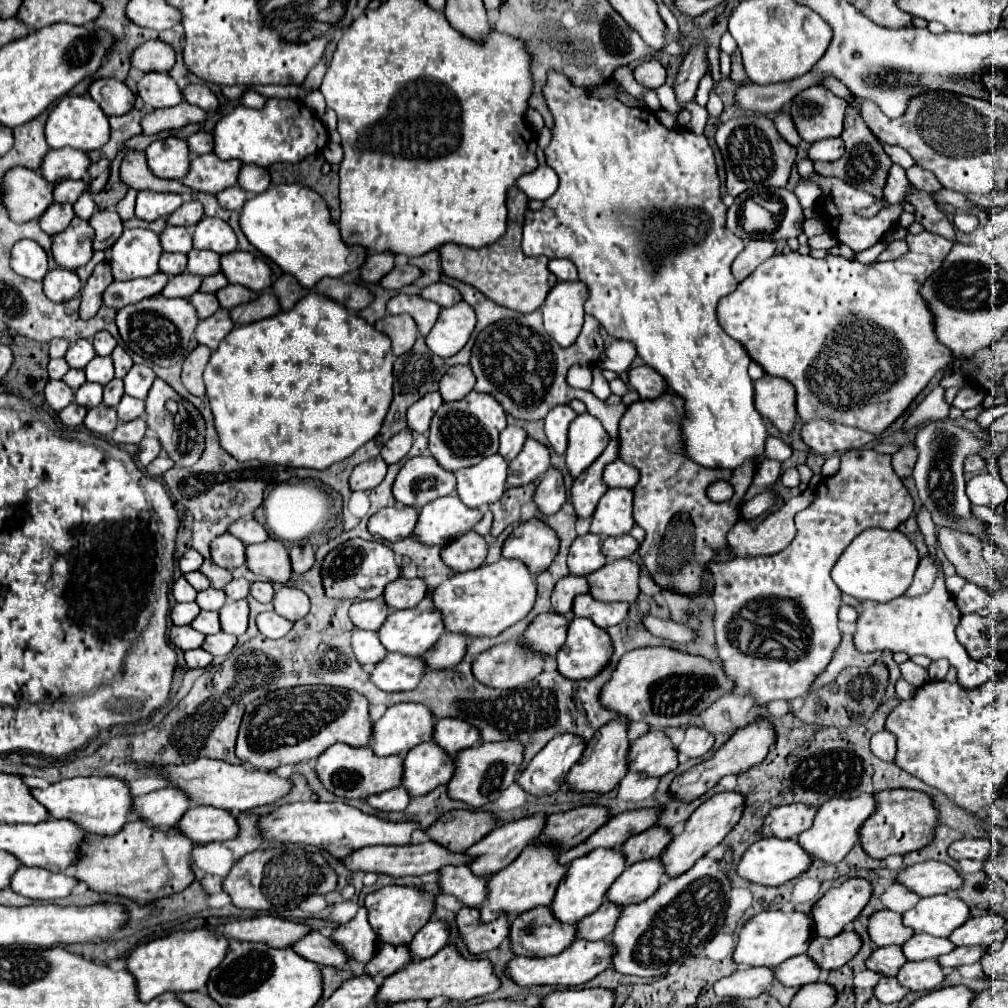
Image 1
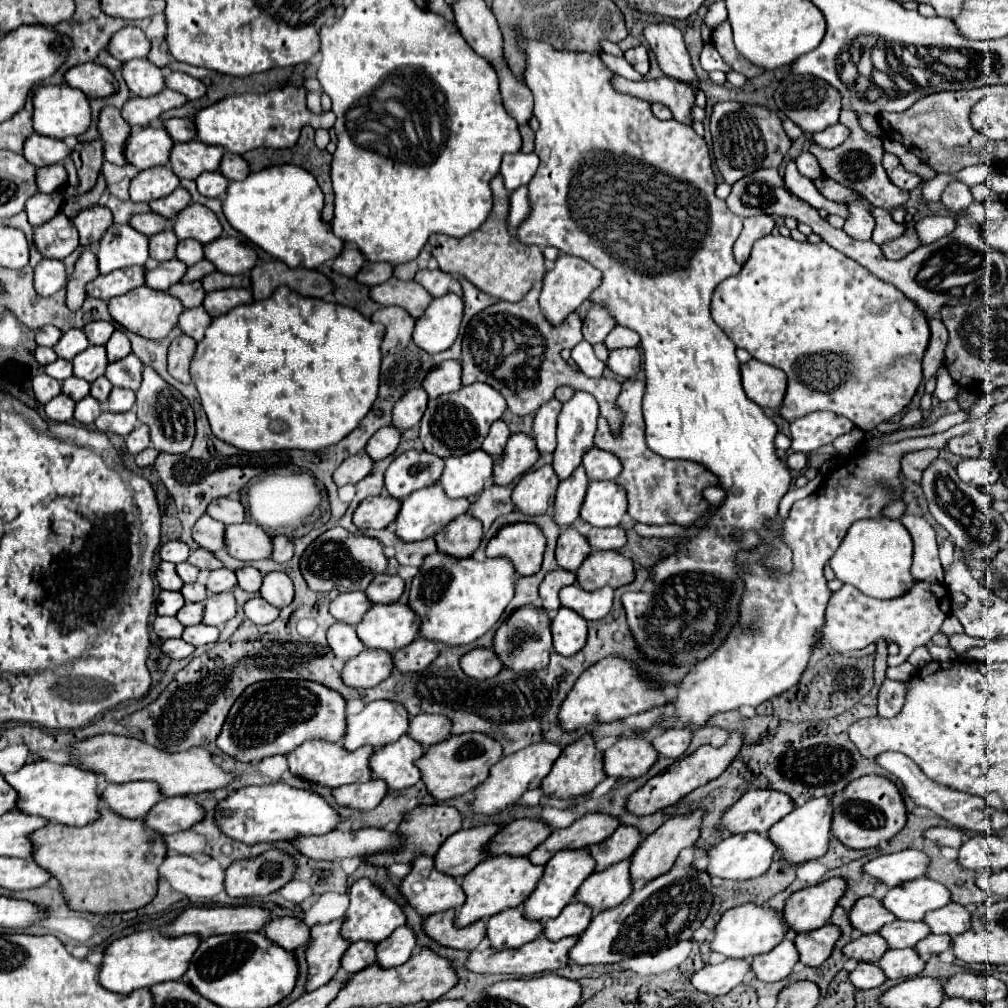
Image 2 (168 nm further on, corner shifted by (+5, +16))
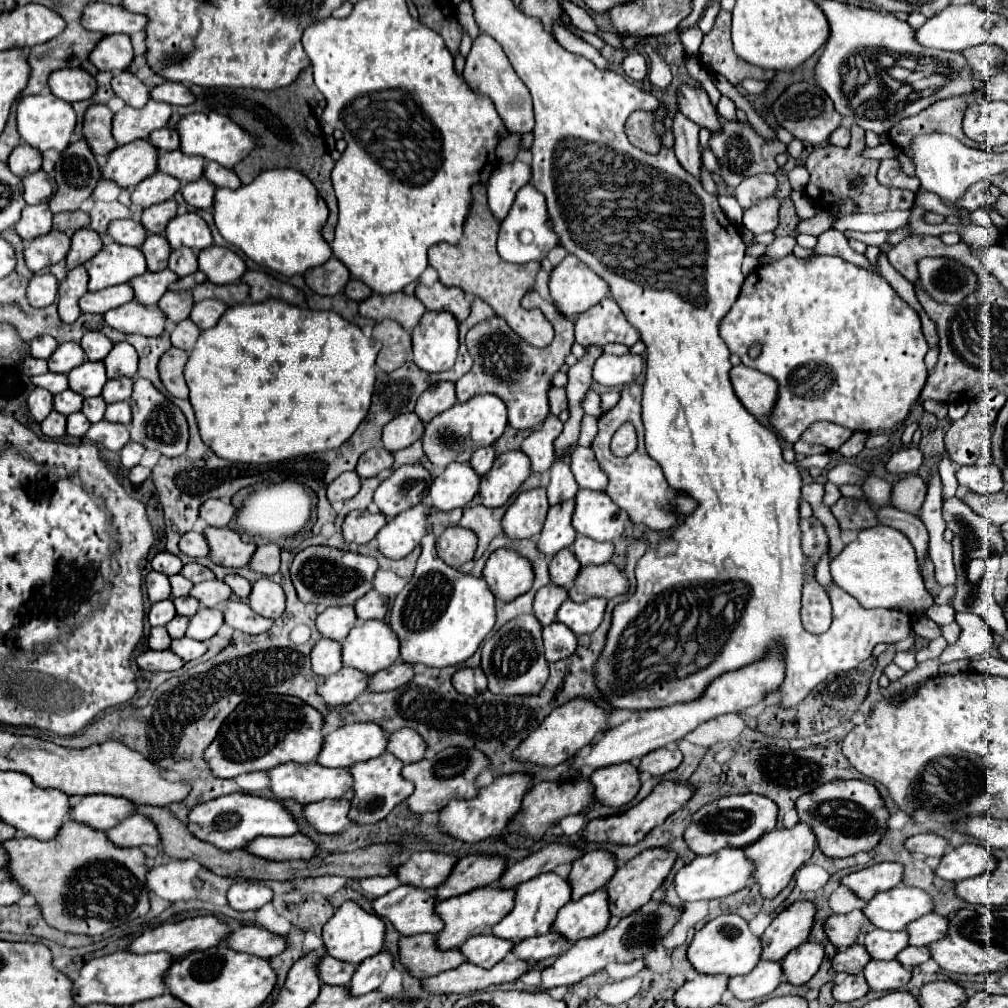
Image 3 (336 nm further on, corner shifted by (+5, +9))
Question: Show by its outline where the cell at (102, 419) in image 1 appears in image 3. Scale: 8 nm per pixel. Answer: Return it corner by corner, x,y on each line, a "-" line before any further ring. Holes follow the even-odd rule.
81,411
67,417
67,435
71,435
71,437
83,437
89,427
91,427
91,423

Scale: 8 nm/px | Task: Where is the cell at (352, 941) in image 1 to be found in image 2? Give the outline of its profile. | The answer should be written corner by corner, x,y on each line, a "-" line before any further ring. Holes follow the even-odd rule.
343,918
311,928
311,944
307,946
307,992
327,984
339,972
341,956
349,948
349,940
341,936
341,924

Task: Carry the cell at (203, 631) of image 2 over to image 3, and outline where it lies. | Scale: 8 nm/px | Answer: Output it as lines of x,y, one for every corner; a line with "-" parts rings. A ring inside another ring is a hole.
181,637
181,639
173,639
171,641
171,647
169,647
173,653
177,653
183,661
193,661
193,659
199,659
207,647
205,643
201,641
195,641
195,639
187,639
187,637

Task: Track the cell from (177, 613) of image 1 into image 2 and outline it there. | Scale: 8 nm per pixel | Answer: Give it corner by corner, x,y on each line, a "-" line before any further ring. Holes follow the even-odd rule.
163,590
157,598
157,614
159,616
175,616
183,604
185,604
185,598
181,596
181,592

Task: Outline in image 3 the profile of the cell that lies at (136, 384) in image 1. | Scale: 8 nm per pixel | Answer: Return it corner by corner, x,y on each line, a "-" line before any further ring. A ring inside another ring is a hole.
125,377
125,379
111,379
105,383
101,397
105,399
105,403
115,403
115,401
127,401
131,397
133,391
133,379

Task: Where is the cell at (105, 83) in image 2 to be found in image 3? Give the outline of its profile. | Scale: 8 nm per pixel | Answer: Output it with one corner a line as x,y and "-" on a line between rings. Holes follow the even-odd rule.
81,67
77,69
57,69
49,75
47,85
51,93
67,103
89,99
95,93
95,79

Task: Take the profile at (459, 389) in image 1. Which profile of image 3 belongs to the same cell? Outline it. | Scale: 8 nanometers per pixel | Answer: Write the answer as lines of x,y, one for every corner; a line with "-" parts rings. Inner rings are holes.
437,383
425,391
425,395
419,397
415,405
415,413
423,423
429,423
435,415
447,411
457,403
455,399
455,385
453,383

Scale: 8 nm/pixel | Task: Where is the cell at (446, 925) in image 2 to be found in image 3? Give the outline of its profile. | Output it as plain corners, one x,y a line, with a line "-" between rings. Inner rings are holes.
429,933
401,937
397,945
399,945
401,965
405,967
409,975
419,977
419,979
439,975
443,971
449,971
465,963
459,949
439,951
435,945
435,935
429,935

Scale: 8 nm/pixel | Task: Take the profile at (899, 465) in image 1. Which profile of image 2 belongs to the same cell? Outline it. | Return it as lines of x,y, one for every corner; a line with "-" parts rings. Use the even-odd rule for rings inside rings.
925,448
925,450
917,450
917,452
907,452
903,458
901,458
901,474
909,480
915,480
919,482
921,480
921,472
929,466
929,462
933,458
937,458
939,452
933,448

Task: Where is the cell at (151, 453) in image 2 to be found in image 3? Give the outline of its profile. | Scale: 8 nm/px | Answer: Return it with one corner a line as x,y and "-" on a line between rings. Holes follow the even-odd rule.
137,465
137,467
133,467
133,469
129,471
129,481
131,481
133,485
141,485
149,475
151,475
151,469

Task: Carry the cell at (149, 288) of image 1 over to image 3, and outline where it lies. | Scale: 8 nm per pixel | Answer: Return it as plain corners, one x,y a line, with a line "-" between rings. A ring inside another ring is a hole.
121,283
121,285
113,285
101,291
87,291
81,299
79,299
79,307
83,313
97,313
103,315
109,309
121,307
125,303
133,301
133,289
129,287
129,283

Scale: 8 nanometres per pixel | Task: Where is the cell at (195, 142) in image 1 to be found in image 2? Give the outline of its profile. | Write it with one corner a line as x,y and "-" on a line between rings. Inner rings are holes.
169,118
163,126
175,142
189,142
197,138
197,130
189,118

